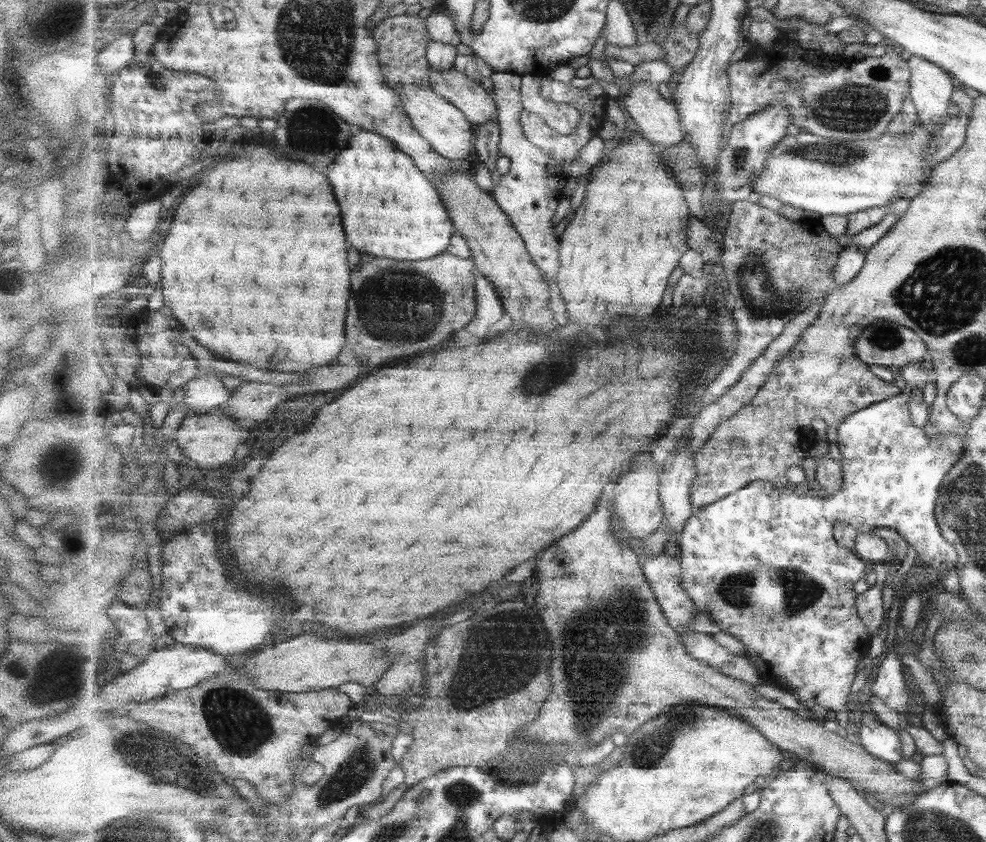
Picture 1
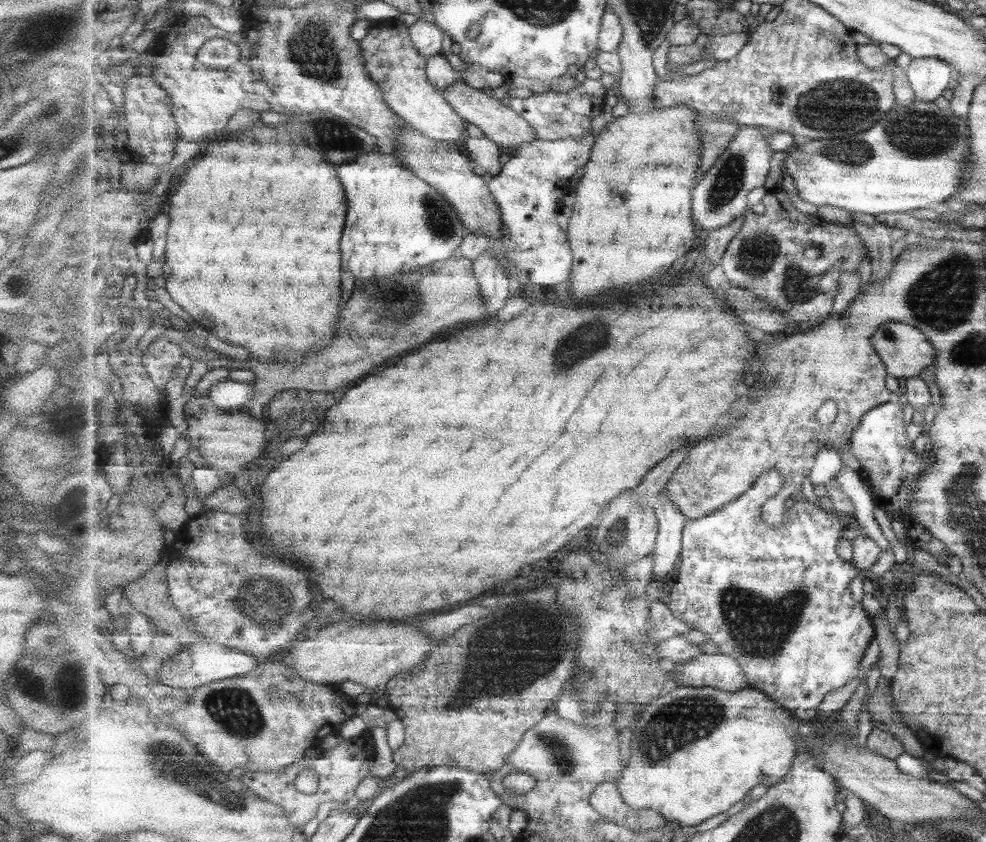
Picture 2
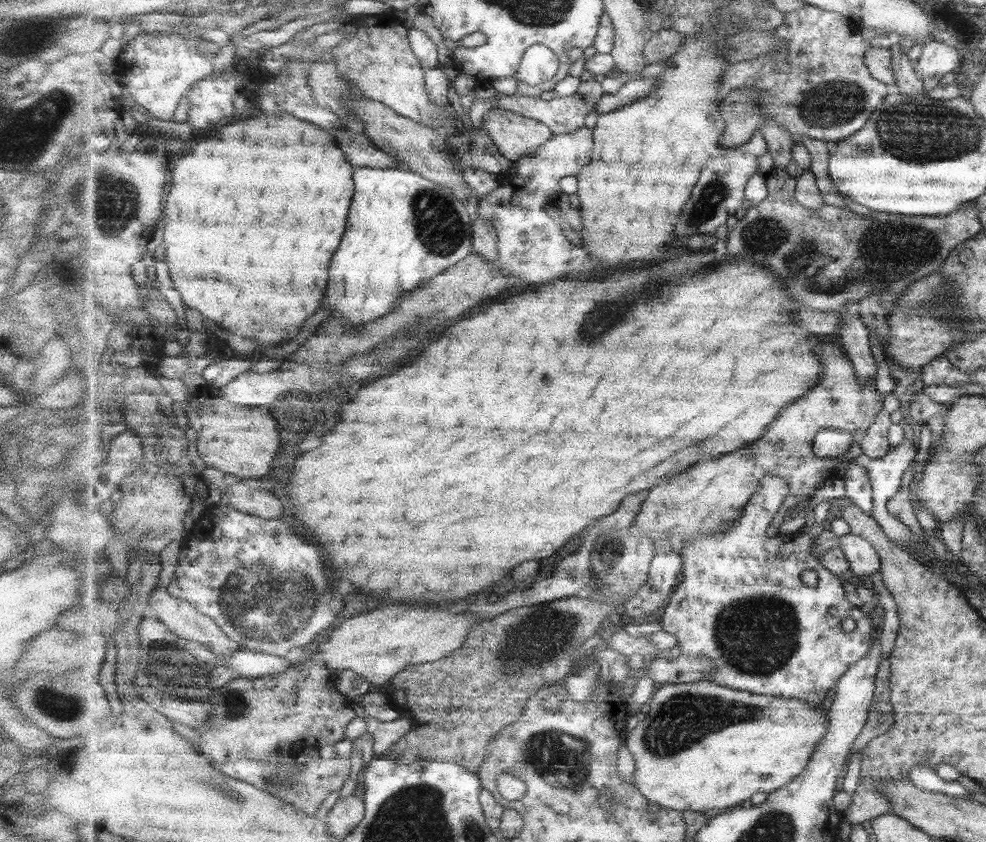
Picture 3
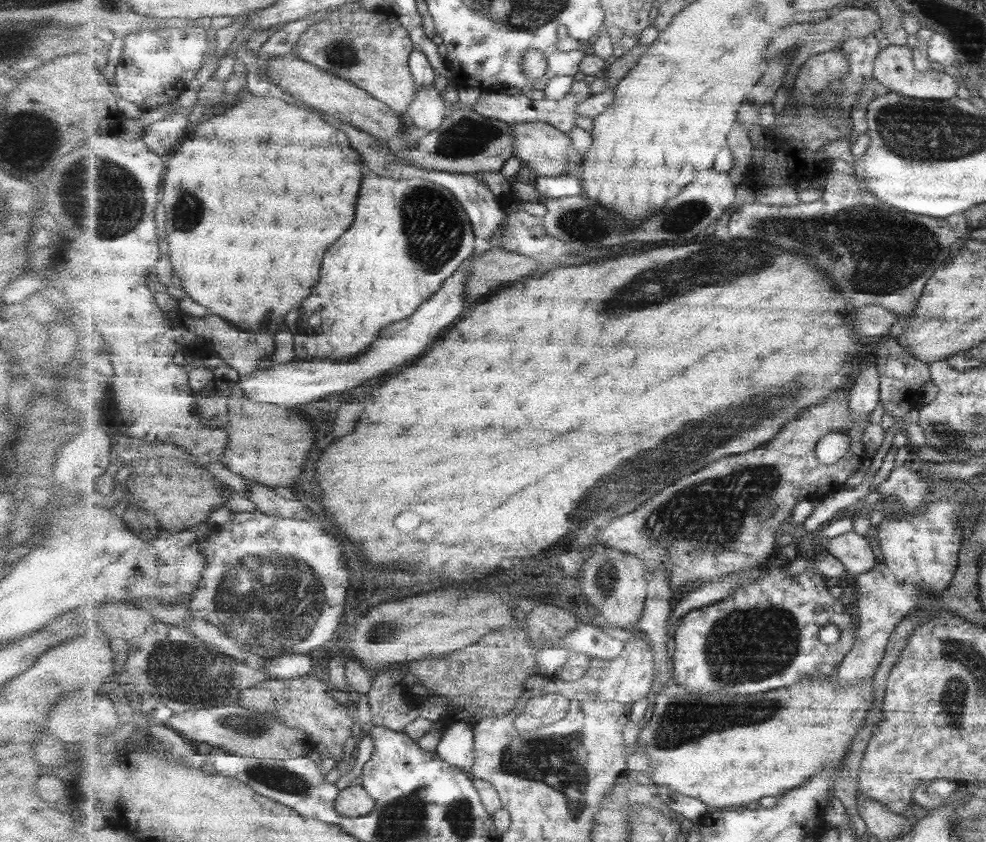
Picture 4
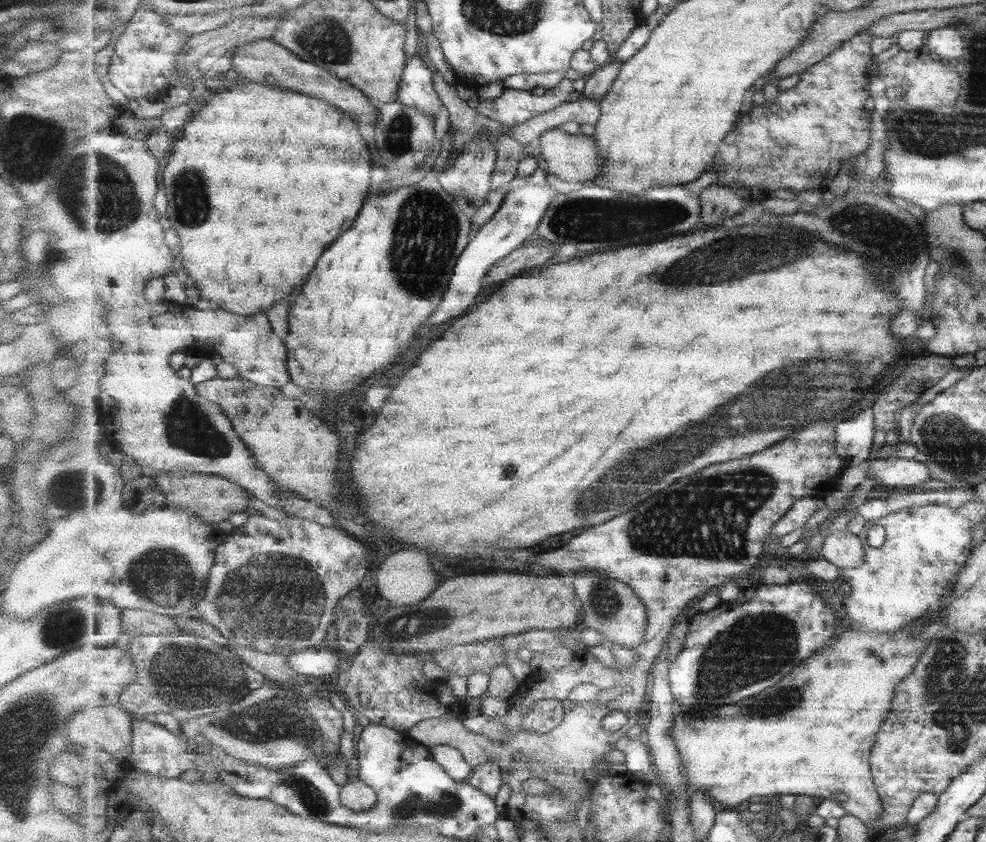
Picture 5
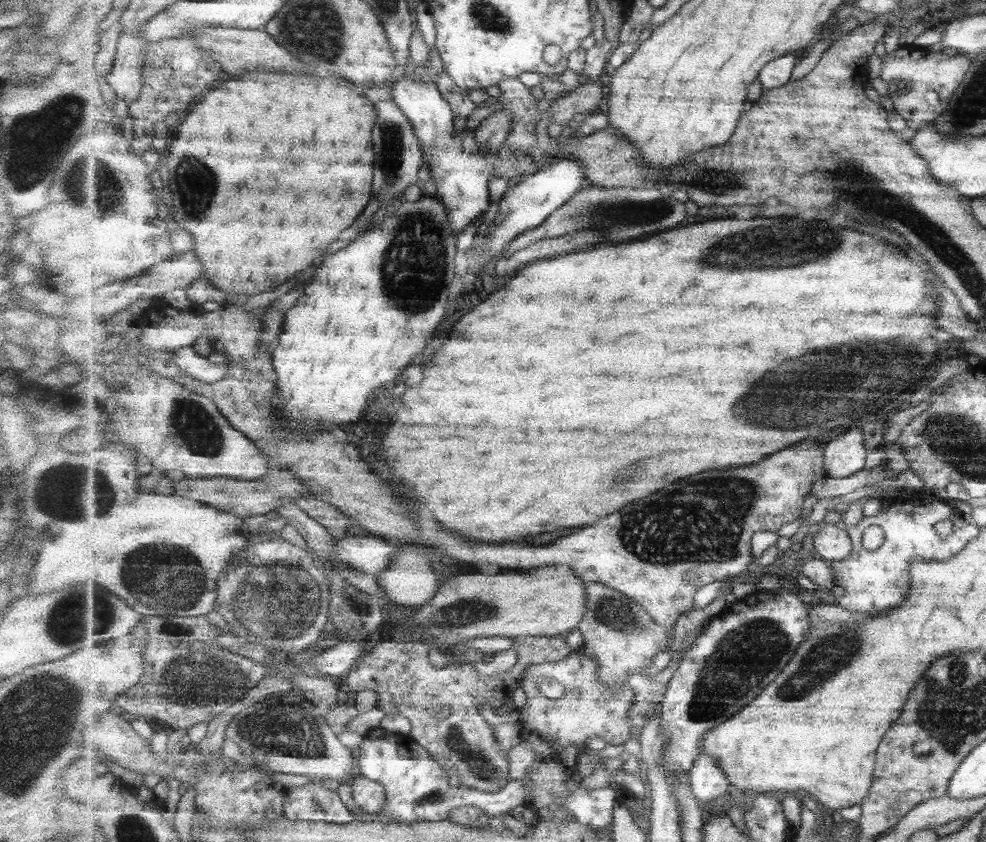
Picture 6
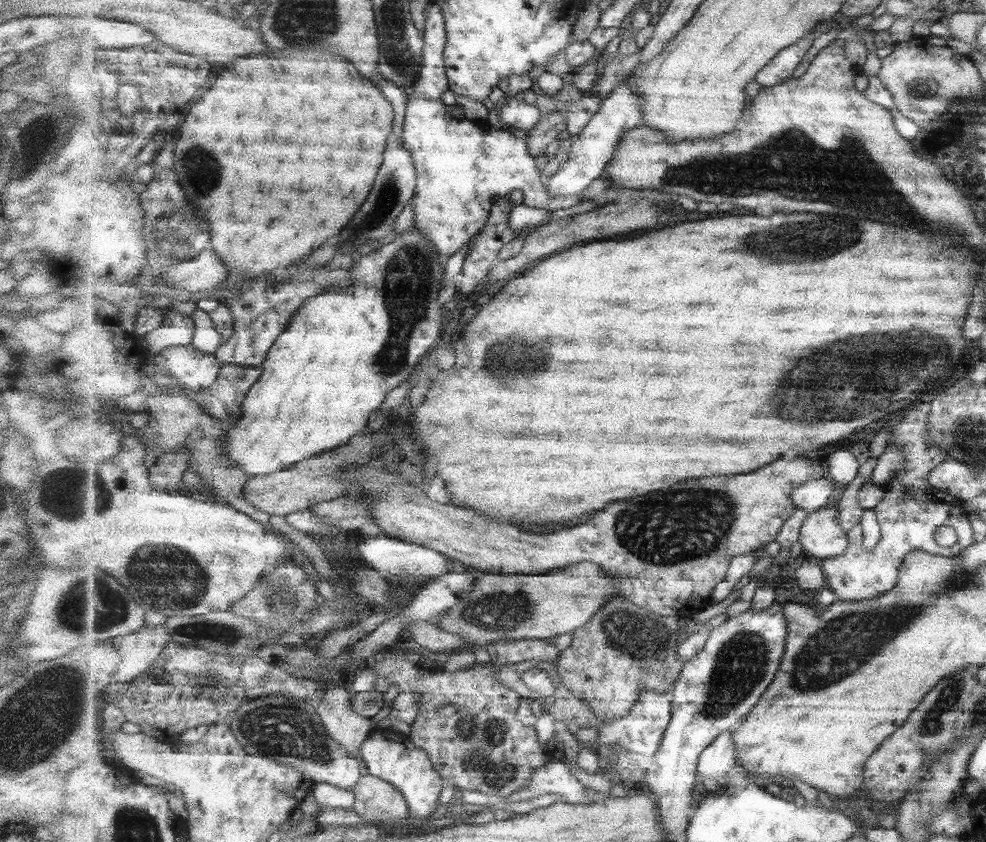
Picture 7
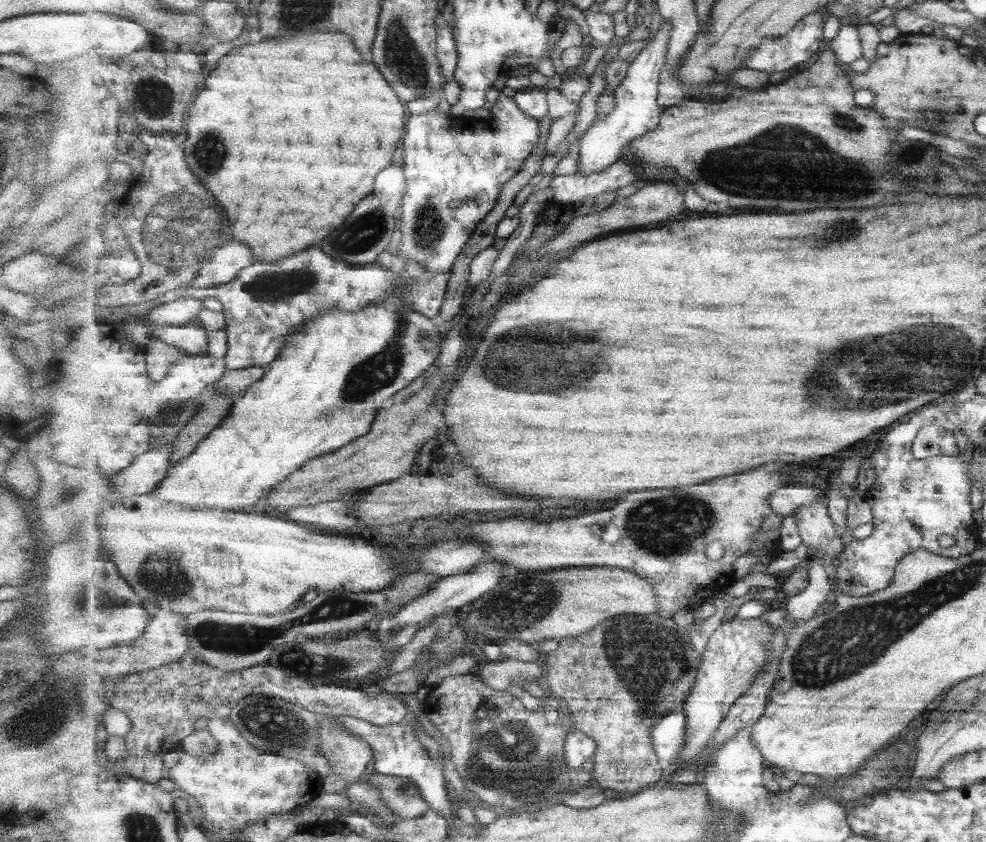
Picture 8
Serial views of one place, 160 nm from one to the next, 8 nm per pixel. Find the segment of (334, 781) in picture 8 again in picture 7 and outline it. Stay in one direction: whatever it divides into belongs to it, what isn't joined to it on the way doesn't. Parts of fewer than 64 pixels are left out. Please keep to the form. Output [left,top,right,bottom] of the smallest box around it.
[316,688,376,759]

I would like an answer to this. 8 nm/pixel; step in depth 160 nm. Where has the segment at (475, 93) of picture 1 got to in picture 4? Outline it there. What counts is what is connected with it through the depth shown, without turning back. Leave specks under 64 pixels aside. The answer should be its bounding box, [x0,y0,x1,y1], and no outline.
[513,122,584,176]

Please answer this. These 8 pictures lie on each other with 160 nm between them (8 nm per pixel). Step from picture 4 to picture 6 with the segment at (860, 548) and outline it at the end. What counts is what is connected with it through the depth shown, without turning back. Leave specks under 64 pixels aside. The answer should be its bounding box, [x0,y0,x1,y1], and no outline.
[809,523,854,563]

